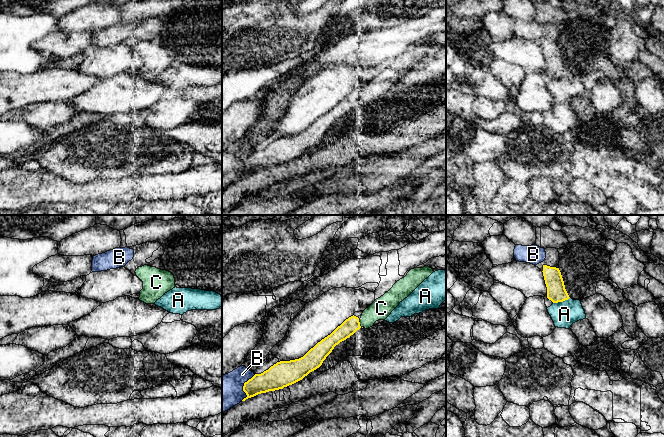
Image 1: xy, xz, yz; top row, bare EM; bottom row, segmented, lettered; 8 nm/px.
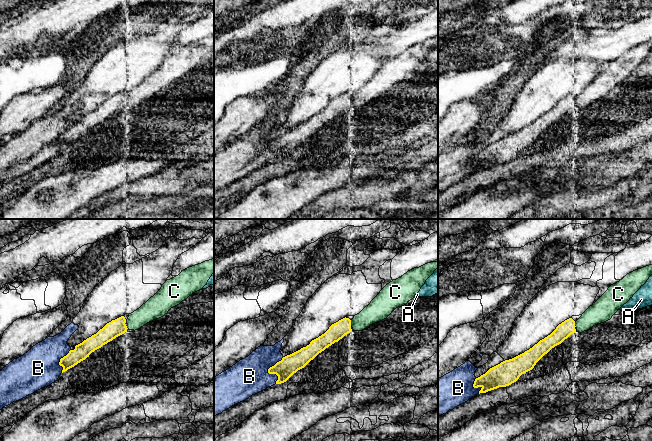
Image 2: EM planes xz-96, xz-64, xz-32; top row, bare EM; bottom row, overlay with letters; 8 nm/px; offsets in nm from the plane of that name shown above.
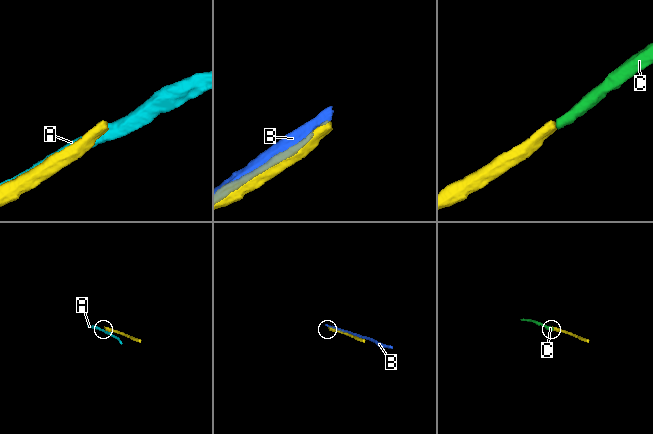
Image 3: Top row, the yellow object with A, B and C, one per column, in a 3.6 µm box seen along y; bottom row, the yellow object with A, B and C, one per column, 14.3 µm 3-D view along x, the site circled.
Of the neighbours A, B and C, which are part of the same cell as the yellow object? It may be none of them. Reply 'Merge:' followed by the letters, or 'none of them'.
Merge: C

